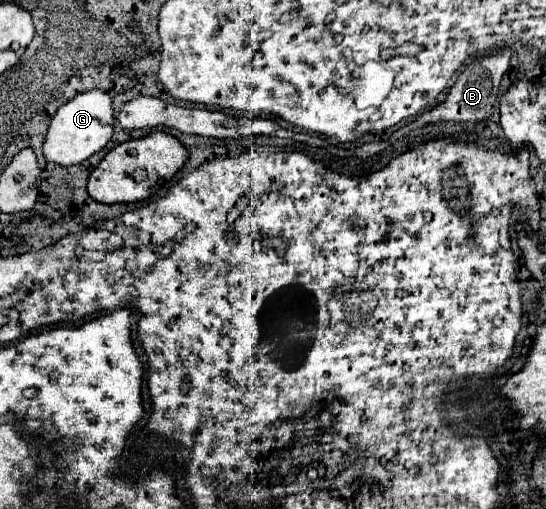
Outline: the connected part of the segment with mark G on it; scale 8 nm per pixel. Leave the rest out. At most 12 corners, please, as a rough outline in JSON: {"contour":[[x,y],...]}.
{"contour":[[94,89],[56,111],[46,161],[82,163],[114,133],[112,97]]}

